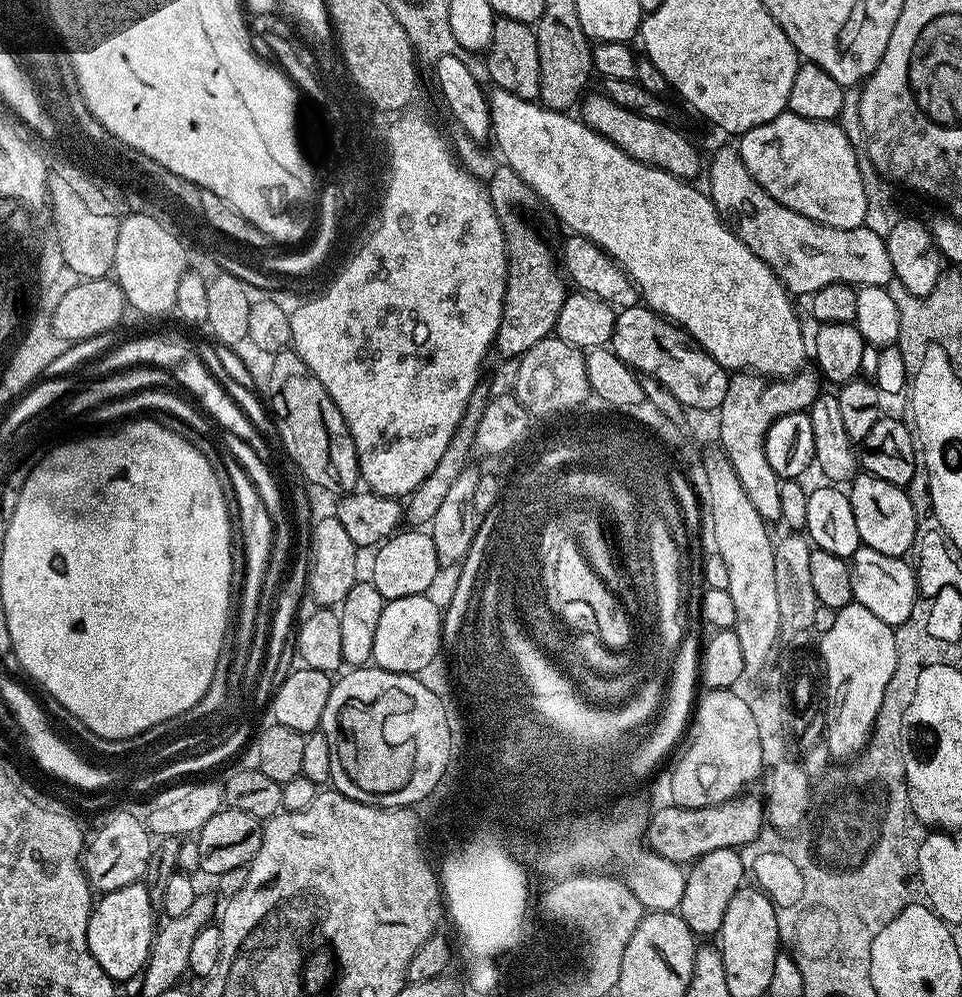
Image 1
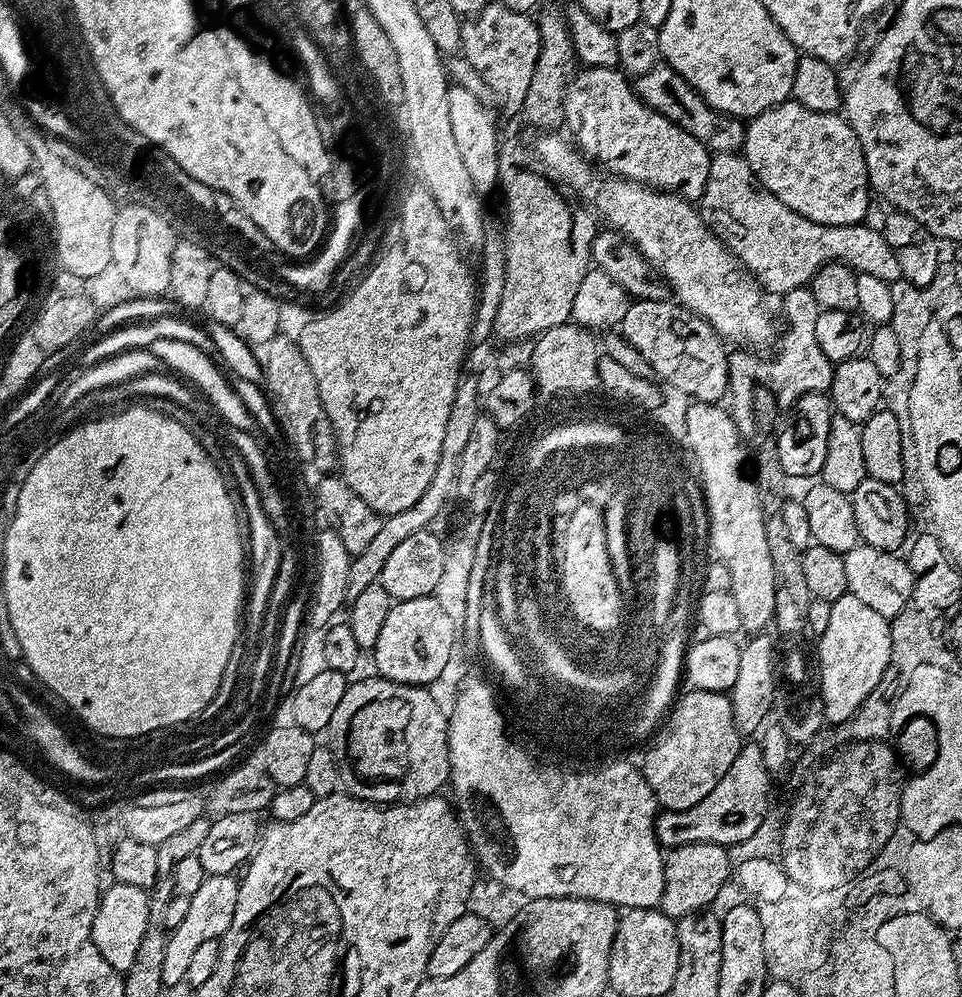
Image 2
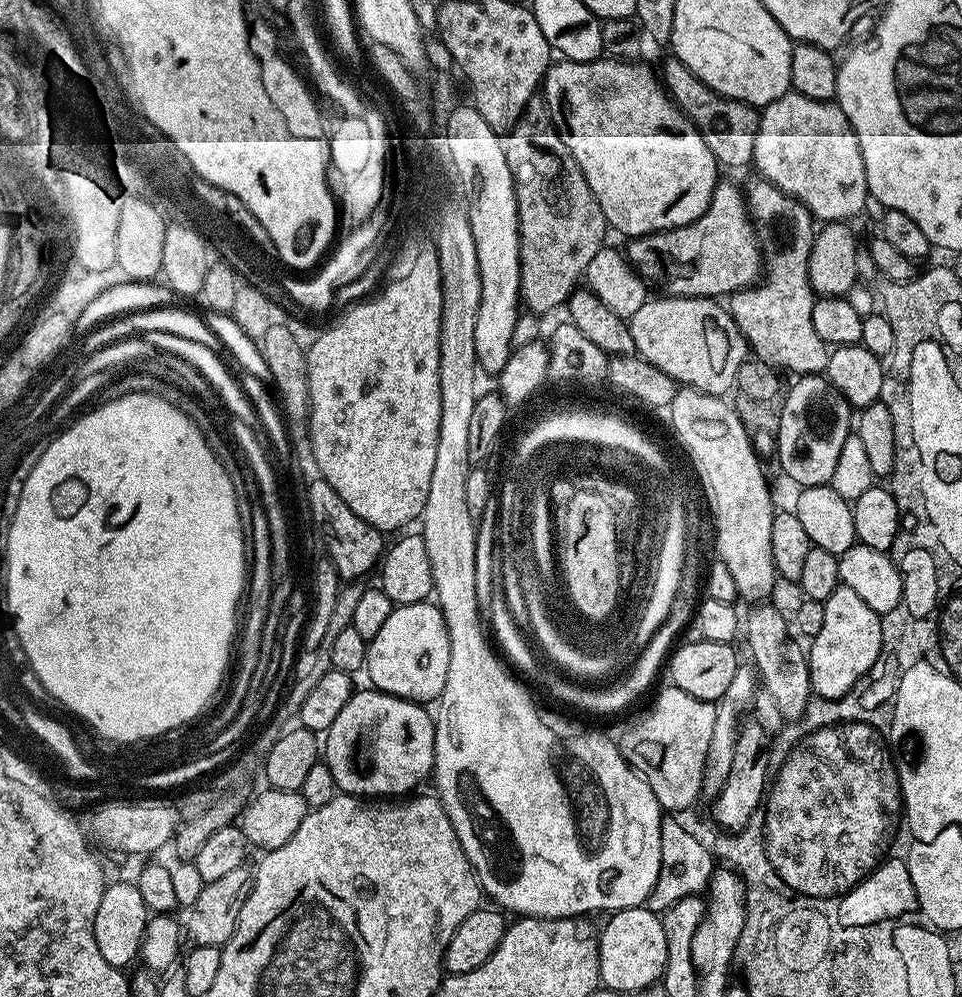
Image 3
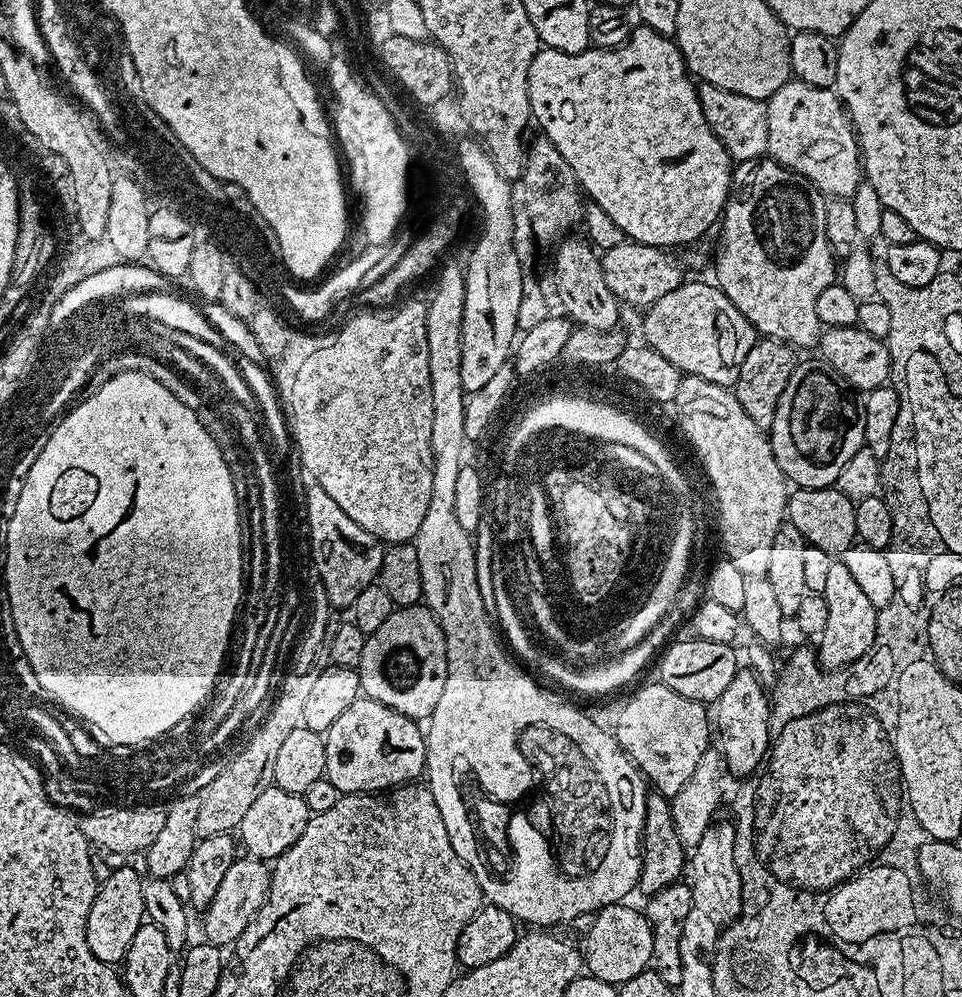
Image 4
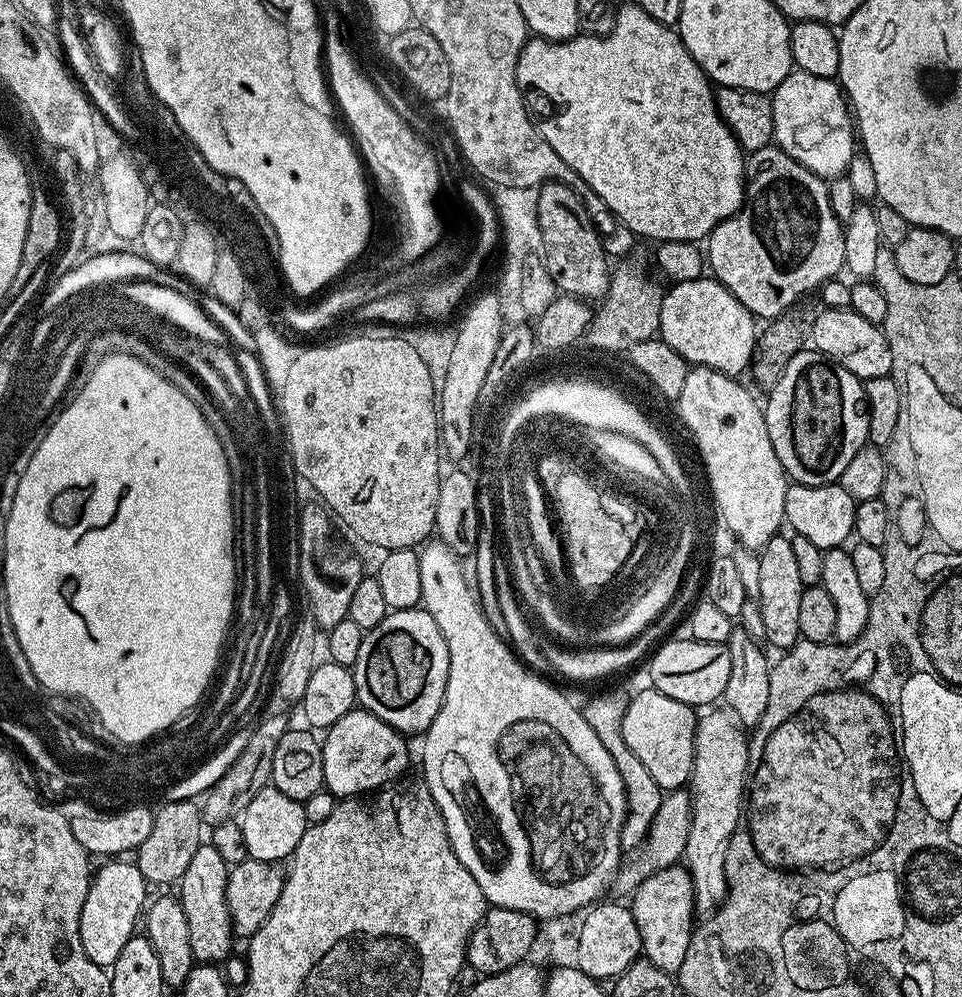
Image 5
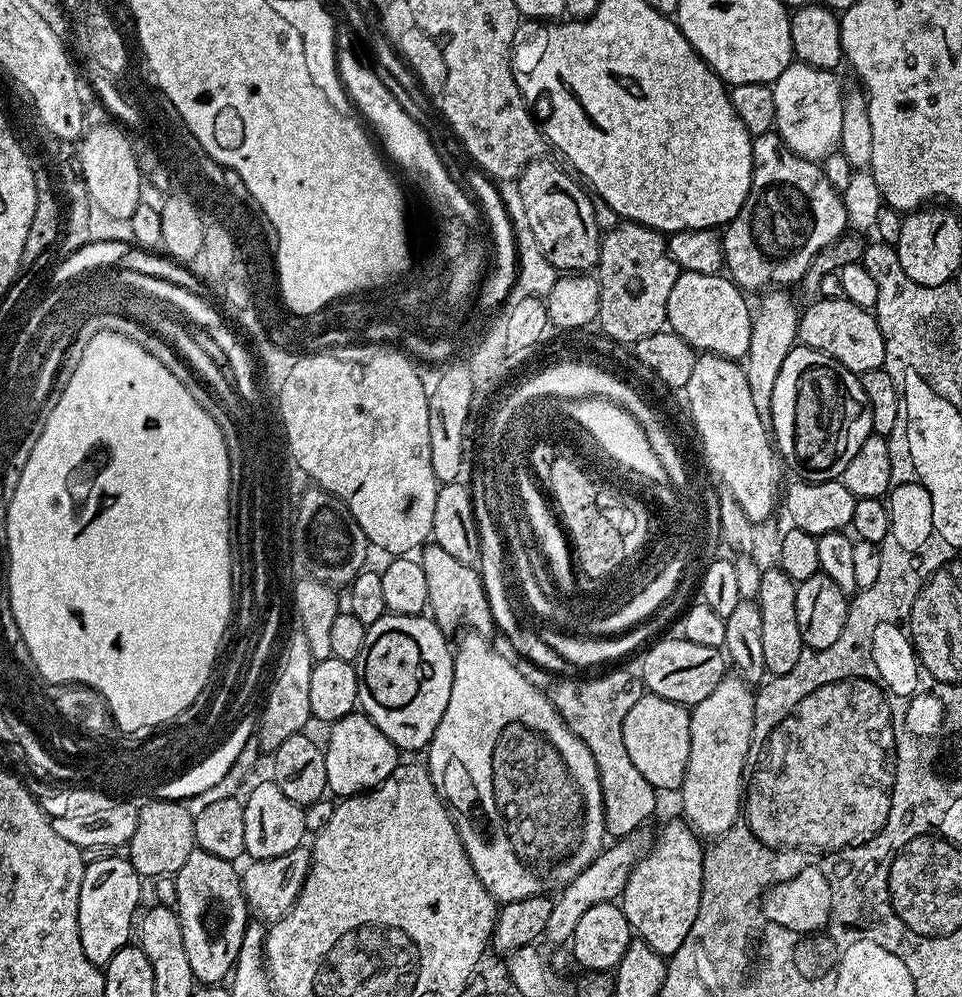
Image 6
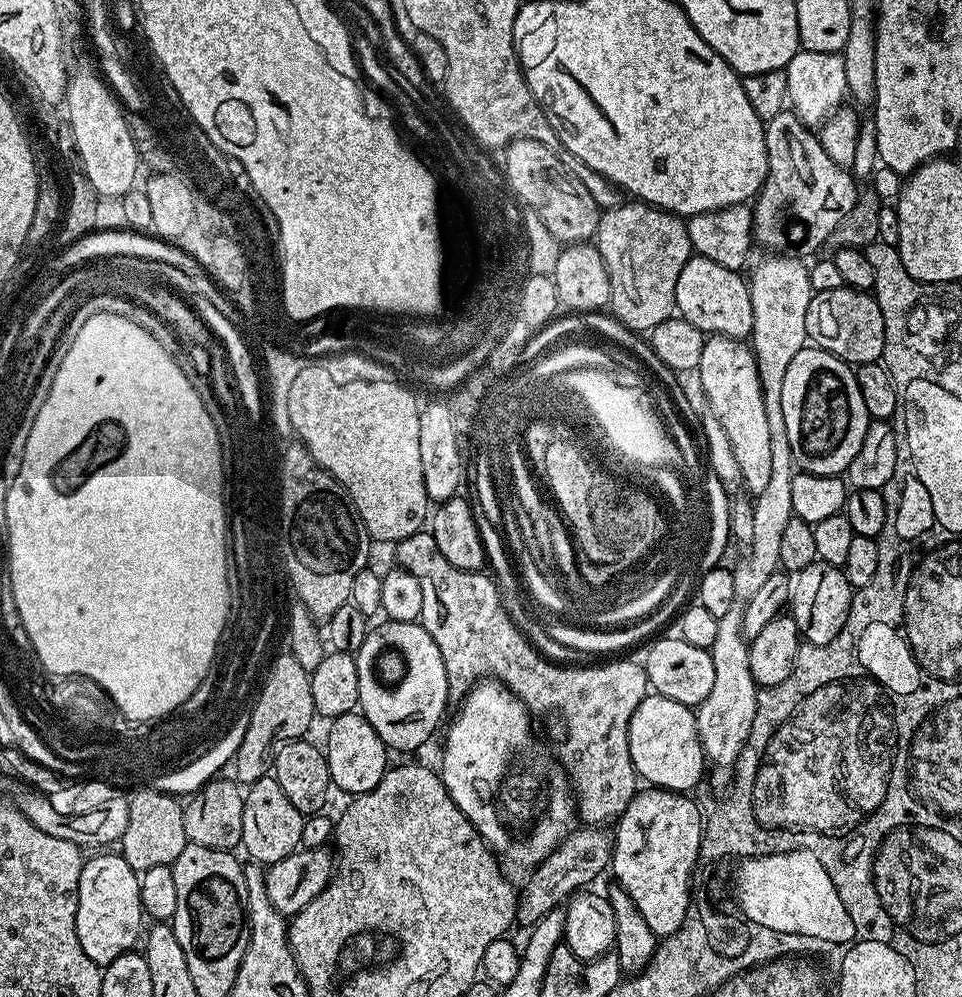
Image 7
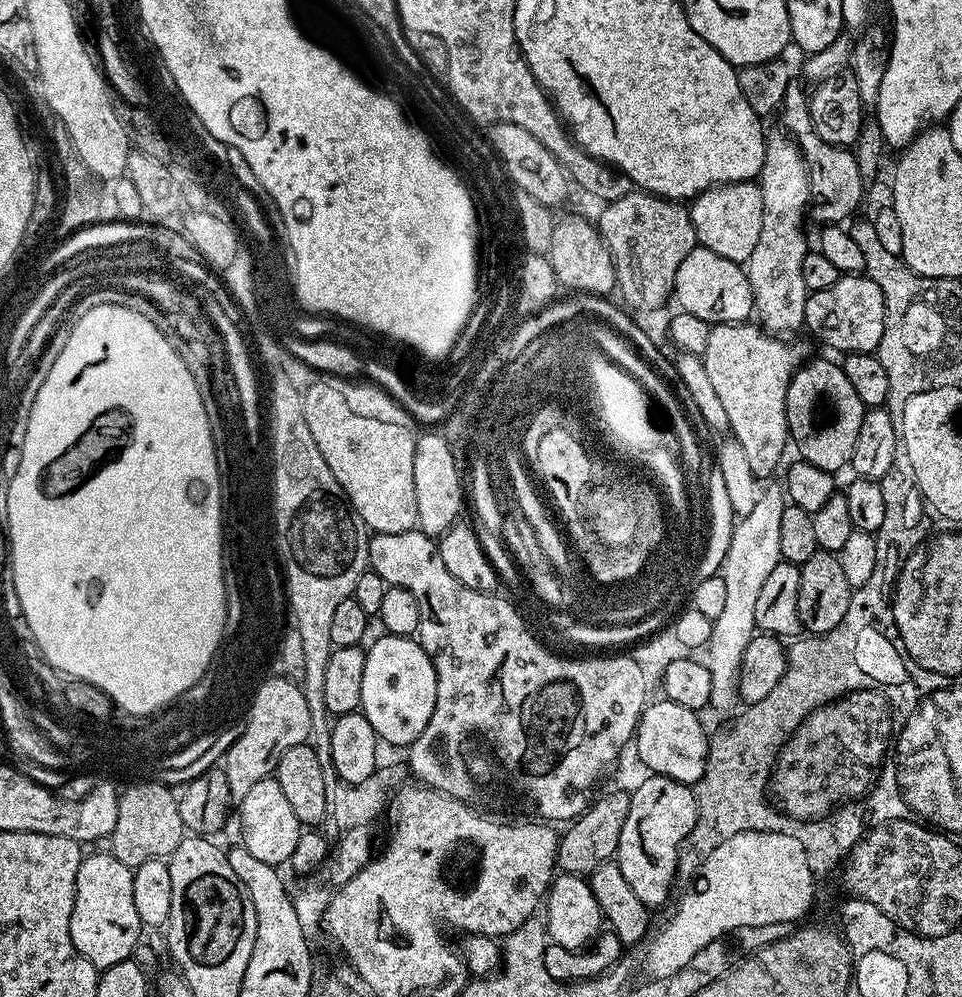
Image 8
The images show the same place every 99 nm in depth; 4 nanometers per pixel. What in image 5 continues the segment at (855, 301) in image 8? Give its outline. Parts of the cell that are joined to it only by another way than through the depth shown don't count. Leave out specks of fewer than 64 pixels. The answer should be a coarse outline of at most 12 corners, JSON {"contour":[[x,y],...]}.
{"contour":[[824,308],[810,344],[862,381],[893,371],[883,327]]}

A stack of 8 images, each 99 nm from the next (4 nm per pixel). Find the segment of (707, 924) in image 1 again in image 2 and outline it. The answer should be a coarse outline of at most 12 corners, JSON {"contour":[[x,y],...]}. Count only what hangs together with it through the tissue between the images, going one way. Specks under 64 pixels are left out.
{"contour":[[679,845],[658,905],[672,920],[713,907],[734,872],[729,849]]}

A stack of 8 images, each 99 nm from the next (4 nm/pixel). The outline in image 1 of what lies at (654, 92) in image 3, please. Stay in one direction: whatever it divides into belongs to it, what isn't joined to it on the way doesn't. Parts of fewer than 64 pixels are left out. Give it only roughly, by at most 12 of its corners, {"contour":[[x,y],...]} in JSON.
{"contour":[[585,95],[582,119],[638,162],[695,181],[696,148],[664,120]]}

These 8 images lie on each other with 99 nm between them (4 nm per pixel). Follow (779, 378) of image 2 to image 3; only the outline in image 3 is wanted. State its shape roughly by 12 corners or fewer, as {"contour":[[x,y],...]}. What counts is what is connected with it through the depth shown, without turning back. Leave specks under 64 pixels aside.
{"contour":[[763,178],[746,188],[762,282],[726,307],[751,355],[823,373],[808,277],[818,231]]}

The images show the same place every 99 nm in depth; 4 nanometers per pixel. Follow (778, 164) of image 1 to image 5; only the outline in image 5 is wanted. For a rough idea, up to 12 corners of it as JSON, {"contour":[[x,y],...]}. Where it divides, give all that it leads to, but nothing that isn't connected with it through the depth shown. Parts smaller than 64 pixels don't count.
{"contour":[[793,70],[771,93],[774,140],[843,176],[854,120],[837,81]]}

